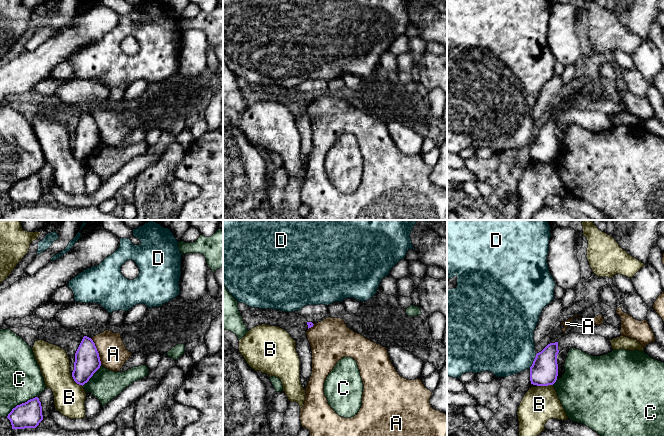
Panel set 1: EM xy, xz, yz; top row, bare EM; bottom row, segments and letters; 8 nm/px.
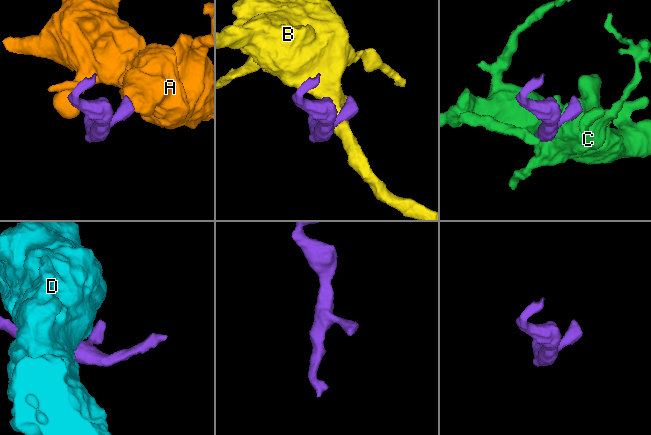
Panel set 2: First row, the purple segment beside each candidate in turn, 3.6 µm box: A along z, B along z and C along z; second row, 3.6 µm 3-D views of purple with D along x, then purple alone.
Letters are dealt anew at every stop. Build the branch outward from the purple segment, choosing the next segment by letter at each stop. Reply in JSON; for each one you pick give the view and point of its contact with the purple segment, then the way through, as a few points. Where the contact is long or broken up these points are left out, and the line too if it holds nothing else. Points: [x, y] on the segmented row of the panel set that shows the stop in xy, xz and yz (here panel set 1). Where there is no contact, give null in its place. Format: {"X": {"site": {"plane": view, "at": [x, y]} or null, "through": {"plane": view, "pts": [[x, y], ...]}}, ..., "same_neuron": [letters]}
{"same_neuron": []}

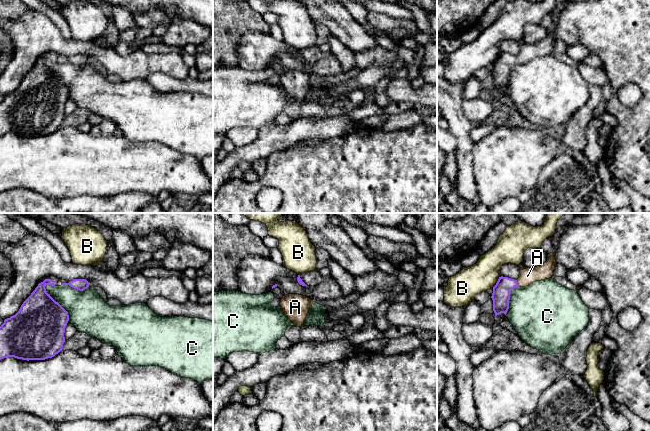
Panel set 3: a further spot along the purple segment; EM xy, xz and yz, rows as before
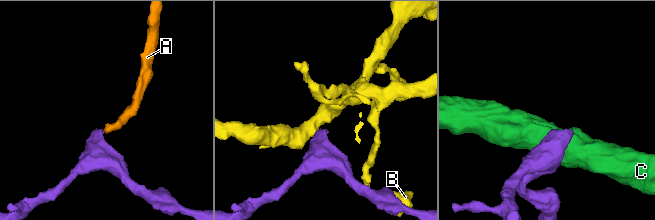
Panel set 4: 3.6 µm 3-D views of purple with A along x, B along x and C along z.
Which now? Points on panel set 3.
{"A": {"site": {"plane": "yz", "at": [517, 283]}, "through": {"plane": "yz", "pts": [[501, 293], [510, 284], [517, 283], [527, 276]]}}, "same_neuron": ["A"]}

